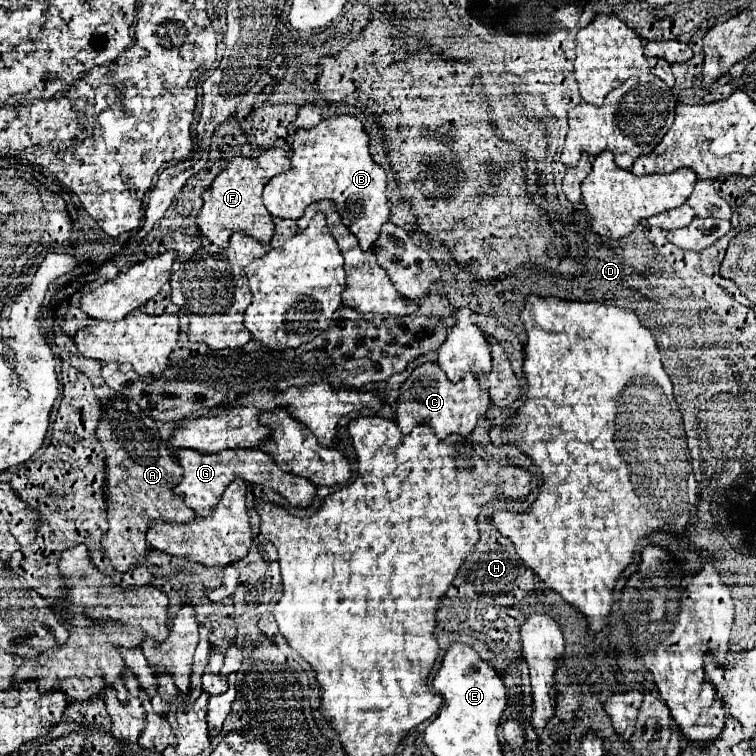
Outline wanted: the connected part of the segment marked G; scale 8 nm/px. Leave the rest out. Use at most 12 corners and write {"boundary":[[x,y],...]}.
{"boundary":[[175,449],[173,487],[209,515],[233,479],[267,485],[309,505],[309,479],[281,471],[261,449]]}

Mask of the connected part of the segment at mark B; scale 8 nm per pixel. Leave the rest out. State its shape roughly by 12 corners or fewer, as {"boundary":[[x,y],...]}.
{"boundary":[[353,115],[295,133],[273,217],[331,199],[361,249],[389,219],[385,169]]}

